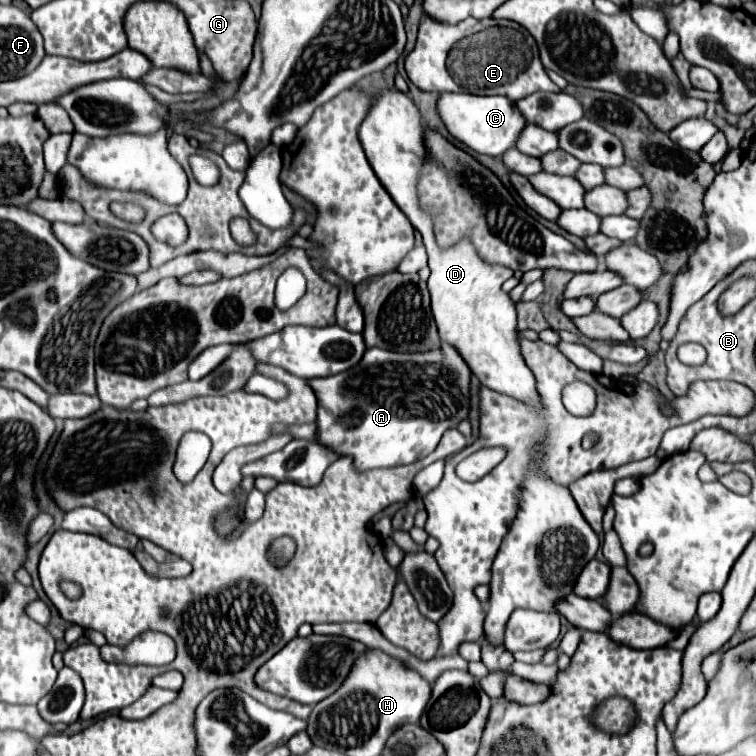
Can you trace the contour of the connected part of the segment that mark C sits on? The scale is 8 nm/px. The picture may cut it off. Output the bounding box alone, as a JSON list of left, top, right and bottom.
[436,92,526,156]

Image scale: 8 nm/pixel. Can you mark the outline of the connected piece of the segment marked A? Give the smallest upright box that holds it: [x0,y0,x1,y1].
[308,344,470,472]

